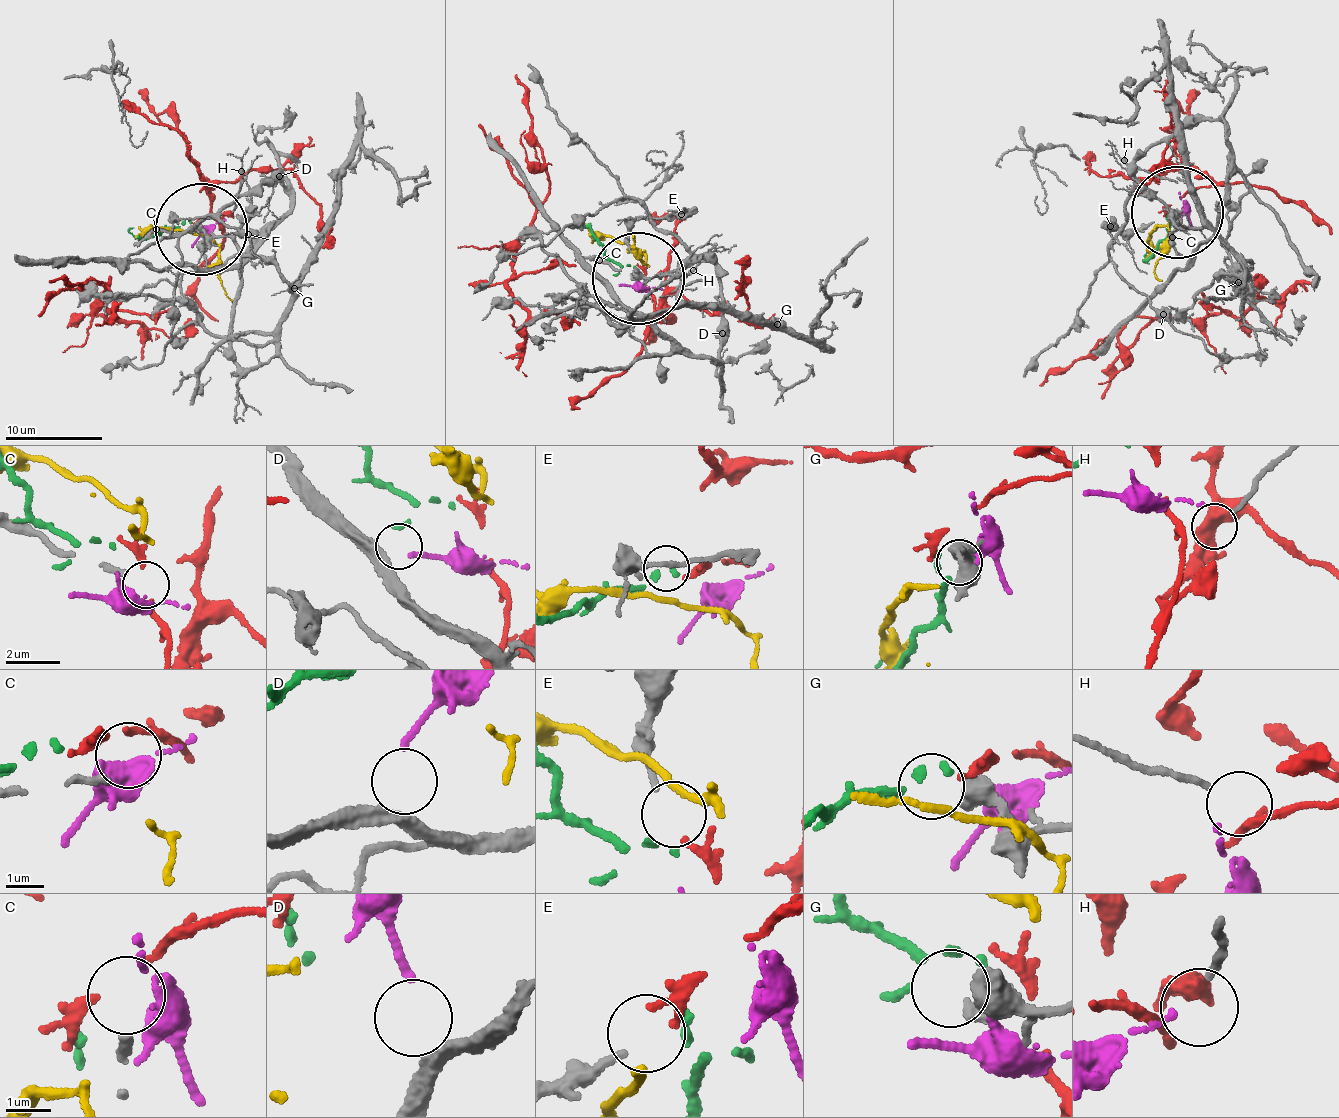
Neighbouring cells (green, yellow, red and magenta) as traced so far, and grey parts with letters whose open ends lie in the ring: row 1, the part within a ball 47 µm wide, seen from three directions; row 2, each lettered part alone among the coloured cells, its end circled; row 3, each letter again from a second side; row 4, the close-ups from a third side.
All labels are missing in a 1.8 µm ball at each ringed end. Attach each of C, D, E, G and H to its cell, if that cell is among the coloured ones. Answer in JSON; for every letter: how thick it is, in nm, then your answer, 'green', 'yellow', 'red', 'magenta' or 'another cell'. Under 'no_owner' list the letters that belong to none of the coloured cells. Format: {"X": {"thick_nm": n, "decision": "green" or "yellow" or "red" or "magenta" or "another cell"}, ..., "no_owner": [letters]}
{"C": {"thick_nm": 200, "decision": "another cell"}, "D": {"thick_nm": 400, "decision": "magenta"}, "E": {"thick_nm": 160, "decision": "red"}, "G": {"thick_nm": 550, "decision": "green"}, "H": {"thick_nm": 170, "decision": "another cell"}, "no_owner": ["C", "H"]}

